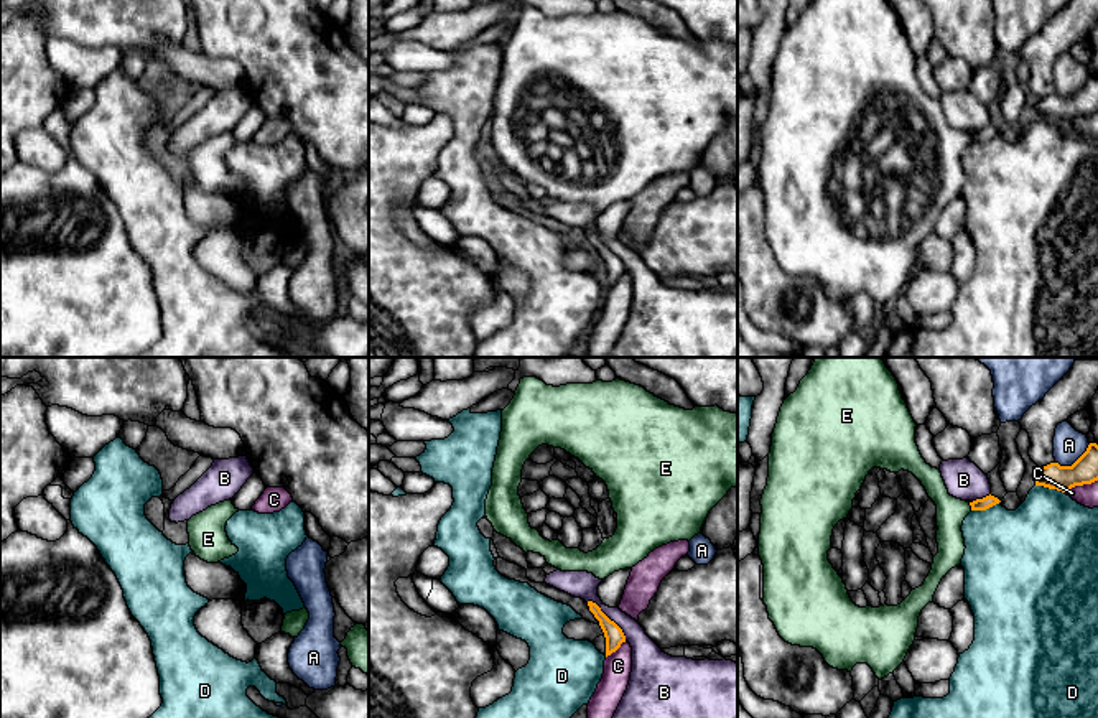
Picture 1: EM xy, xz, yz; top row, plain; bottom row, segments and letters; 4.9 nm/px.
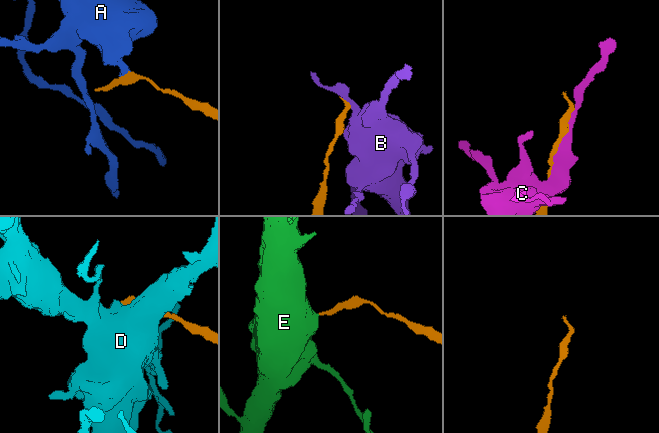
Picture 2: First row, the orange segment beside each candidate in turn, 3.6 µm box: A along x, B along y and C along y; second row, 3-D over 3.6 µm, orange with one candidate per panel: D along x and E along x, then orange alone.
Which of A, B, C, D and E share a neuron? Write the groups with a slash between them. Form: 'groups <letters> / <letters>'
groups A / B / C / D / E

